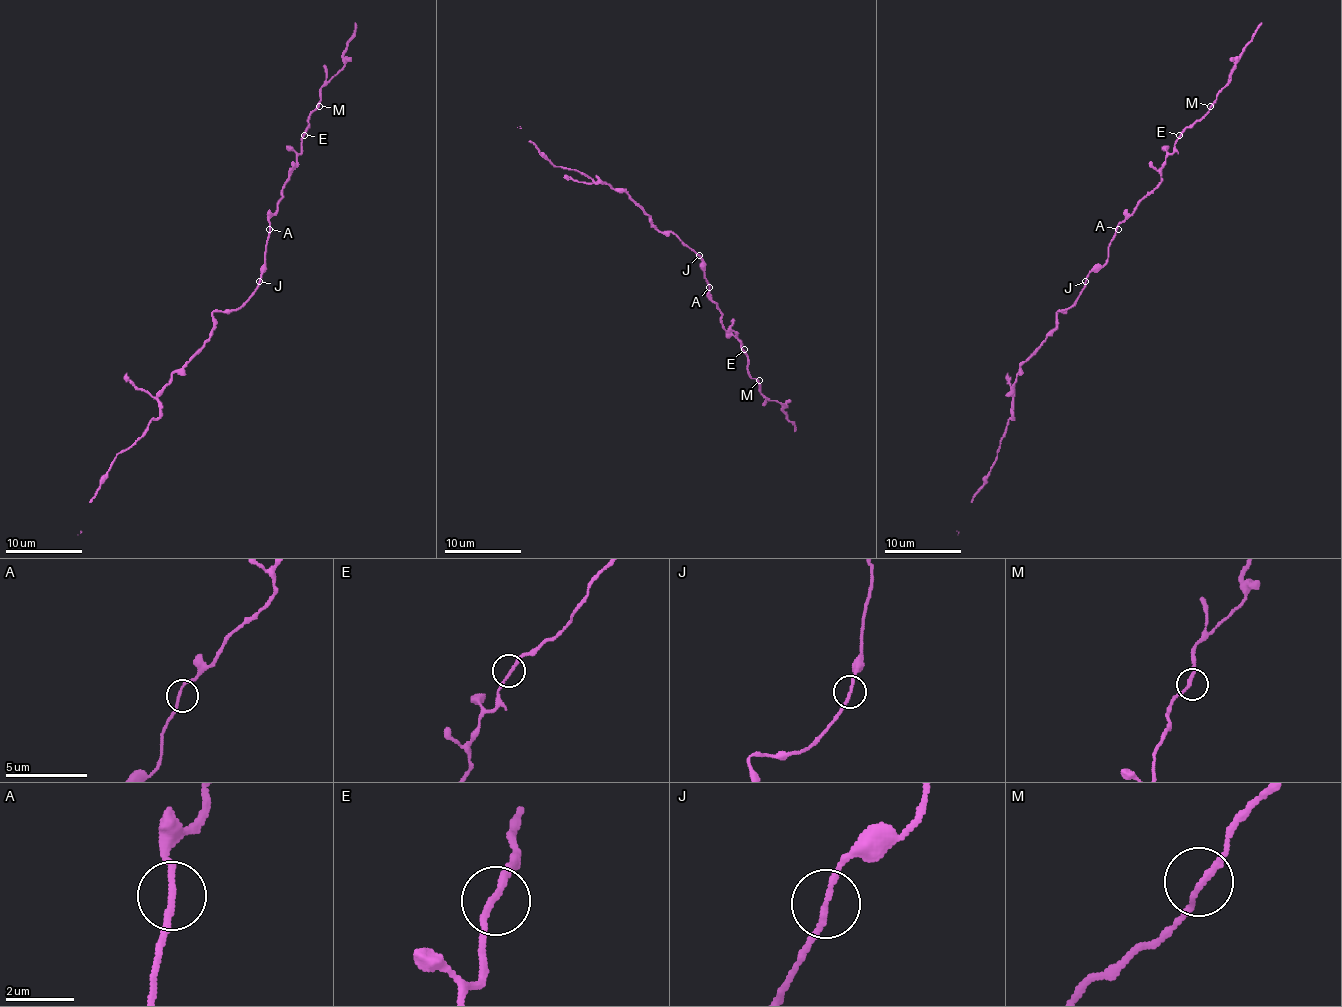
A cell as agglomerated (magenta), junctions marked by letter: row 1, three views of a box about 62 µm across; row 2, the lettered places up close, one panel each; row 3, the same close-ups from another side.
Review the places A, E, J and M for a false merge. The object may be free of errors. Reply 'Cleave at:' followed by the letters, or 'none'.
Cleave at: none

